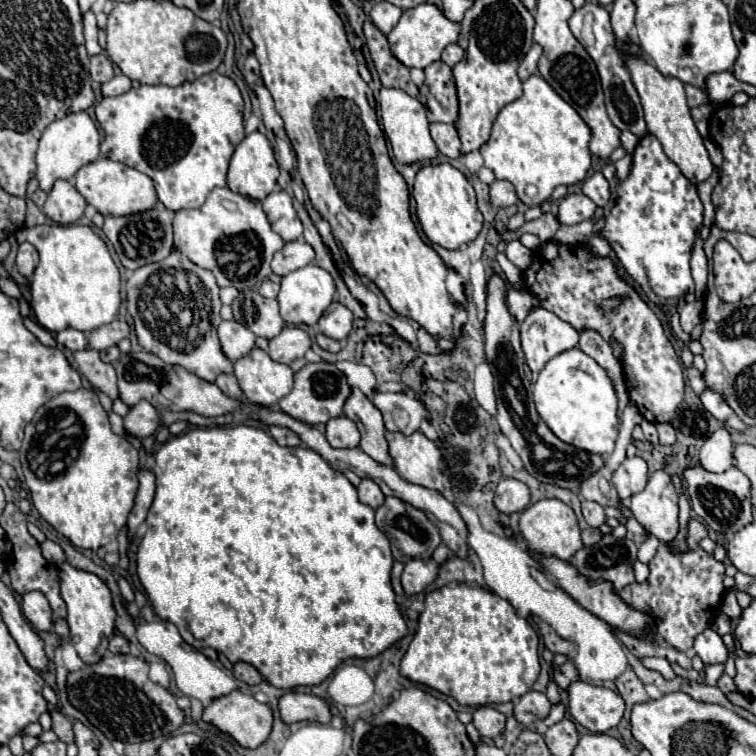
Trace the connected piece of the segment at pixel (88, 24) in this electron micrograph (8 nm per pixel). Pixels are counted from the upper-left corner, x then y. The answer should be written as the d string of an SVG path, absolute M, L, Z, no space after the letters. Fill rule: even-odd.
M92 11L84 13L84 37L86 37L88 55L100 55L102 49L98 45L98 27L96 27L96 17Z

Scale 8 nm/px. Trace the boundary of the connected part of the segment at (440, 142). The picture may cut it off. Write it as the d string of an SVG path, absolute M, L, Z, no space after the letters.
M430 123L432 139L438 151L446 157L460 157L460 139L454 125L448 123Z

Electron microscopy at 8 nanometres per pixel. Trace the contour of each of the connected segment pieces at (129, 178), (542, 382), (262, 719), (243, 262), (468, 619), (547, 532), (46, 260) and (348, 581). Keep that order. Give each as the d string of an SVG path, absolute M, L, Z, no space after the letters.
M96 159L94 163L84 165L76 177L74 177L74 185L80 191L80 195L86 199L88 205L96 207L104 217L106 215L116 215L116 217L124 217L124 215L136 215L148 209L154 209L158 203L156 197L156 189L152 185L152 179L124 163L116 163L110 159Z
M580 349L552 357L534 385L534 403L542 421L564 443L596 455L610 455L618 437L618 403L606 371Z
M232 691L220 699L214 699L208 707L204 707L202 719L210 725L214 725L218 731L232 735L232 739L246 749L256 749L262 745L272 729L272 711L268 705L258 703L252 695L244 695L240 691Z
M216 187L206 203L198 209L184 209L178 211L174 217L174 249L188 257L192 263L196 263L202 269L208 269L214 273L216 281L220 287L236 287L238 291L258 291L262 281L270 277L270 261L274 257L276 251L280 251L284 247L284 241L278 233L272 231L270 221L262 209L260 201L242 197L238 193L232 193L228 187Z
M444 585L426 595L424 611L418 619L418 631L402 657L400 673L410 681L428 685L448 697L454 697L460 705L480 707L490 703L516 701L534 685L540 663L538 663L538 635L530 623L516 613L516 609L482 587L472 585Z
M542 499L526 507L520 515L520 537L524 539L526 547L542 557L558 557L568 561L582 545L581 530L574 511L560 499Z
M38 225L32 229L24 227L16 233L16 239L32 243L40 253L40 263L30 279L30 293L32 293L30 307L44 329L58 333L66 327L72 327L86 333L86 331L92 331L110 323L116 317L120 301L122 301L120 299L120 273L108 253L108 247L90 227L84 227L84 225L66 225L66 227L64 225Z
M238 425L238 427L208 427L208 429L200 429L200 427L194 427L182 435L176 435L176 437L170 437L160 449L158 453L154 455L154 467L150 469L154 475L156 475L156 497L154 497L154 503L148 511L148 519L146 519L146 525L148 525L148 531L146 535L142 537L140 545L138 545L138 553L136 553L136 563L138 563L138 577L148 593L148 599L156 611L156 615L164 621L170 621L178 627L182 639L186 643L192 643L192 647L196 649L202 649L202 647L212 647L216 649L218 653L224 653L232 663L238 663L238 661L244 661L244 663L250 663L254 665L262 677L266 681L270 681L272 685L276 687L282 687L282 689L292 689L292 687L298 687L298 685L306 685L306 687L312 687L312 685L320 685L326 677L332 675L332 671L344 663L346 659L372 659L376 655L380 655L382 651L386 651L390 645L394 645L396 641L404 638L408 634L408 628L400 611L398 611L398 603L394 599L394 591L392 591L392 585L390 585L390 571L392 571L392 553L390 553L390 541L386 539L386 535L376 527L374 523L374 509L360 503L358 501L358 493L356 489L352 487L352 483L336 469L332 469L316 451L308 449L308 447L280 447L270 435L268 431L260 429L260 427L252 427L252 425Z

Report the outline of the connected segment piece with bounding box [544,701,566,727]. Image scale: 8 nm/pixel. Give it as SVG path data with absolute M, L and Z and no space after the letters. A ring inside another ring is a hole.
M560 701L560 703L556 703L556 705L552 707L552 711L550 711L548 719L544 719L544 723L546 723L548 727L552 727L554 723L562 721L562 719L564 719L564 715L566 715L566 707L564 707L564 703Z

